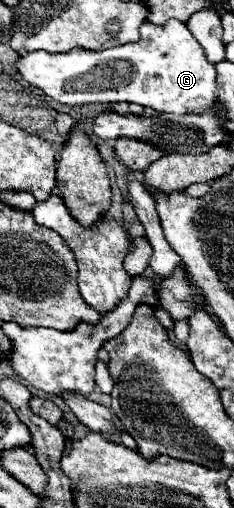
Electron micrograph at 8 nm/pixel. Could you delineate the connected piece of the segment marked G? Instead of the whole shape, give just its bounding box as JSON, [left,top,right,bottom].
[16,21,216,115]

